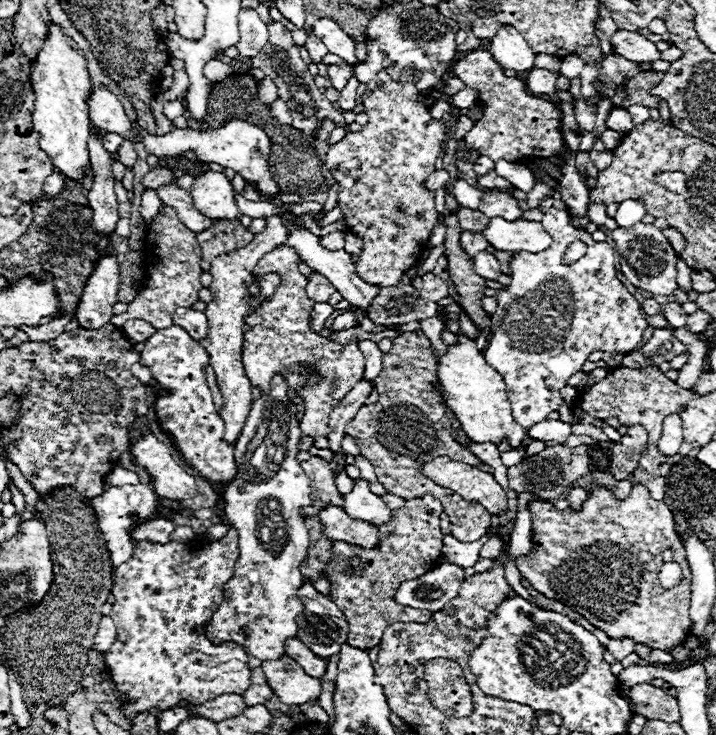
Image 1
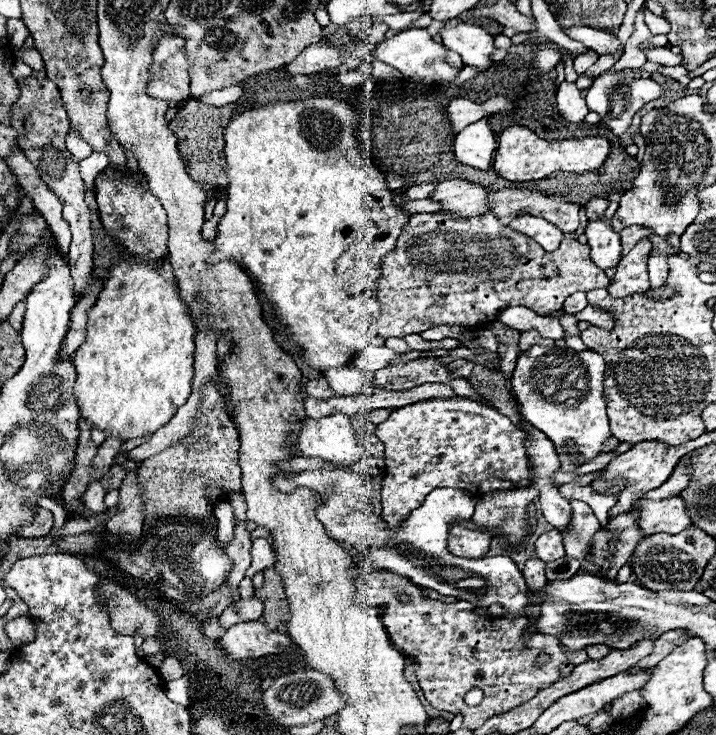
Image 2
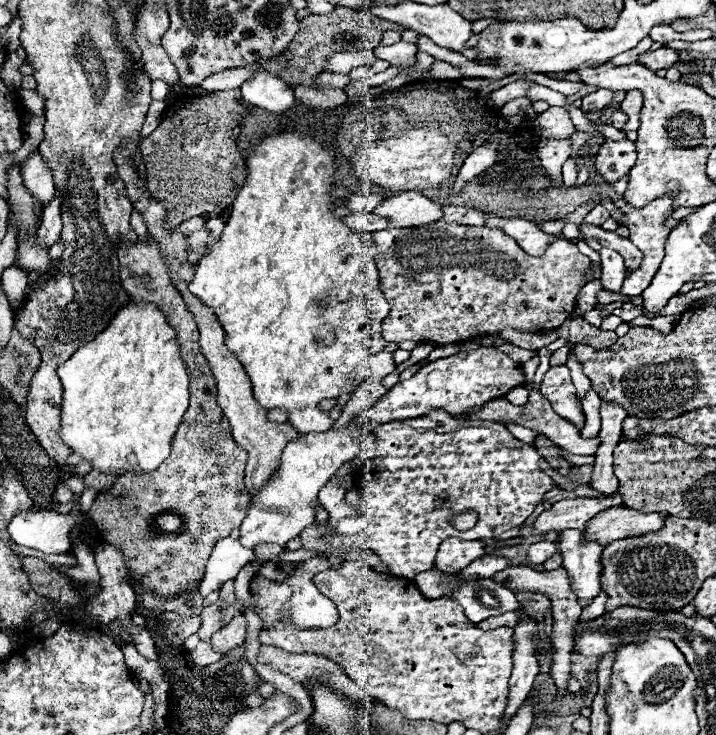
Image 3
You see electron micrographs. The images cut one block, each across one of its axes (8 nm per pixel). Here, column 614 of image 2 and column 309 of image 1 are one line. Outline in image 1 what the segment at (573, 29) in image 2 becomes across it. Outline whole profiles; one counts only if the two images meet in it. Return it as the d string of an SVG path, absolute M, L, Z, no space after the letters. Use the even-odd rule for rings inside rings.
M308 36L308 40L306 40L306 44L304 44L306 48L308 48L308 52L310 52L310 58L312 58L312 62L322 62L322 58L328 54L328 50L326 50L326 46L316 38L316 36Z

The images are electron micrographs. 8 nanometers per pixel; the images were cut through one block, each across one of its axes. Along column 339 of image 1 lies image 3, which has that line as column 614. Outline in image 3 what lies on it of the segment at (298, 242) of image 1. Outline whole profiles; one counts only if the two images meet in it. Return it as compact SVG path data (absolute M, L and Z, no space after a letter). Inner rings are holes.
M600 248L598 250L600 256L602 256L602 284L608 292L620 292L620 286L624 282L624 276L626 276L626 264L624 264L624 258L616 252L616 250L610 250L610 248Z

